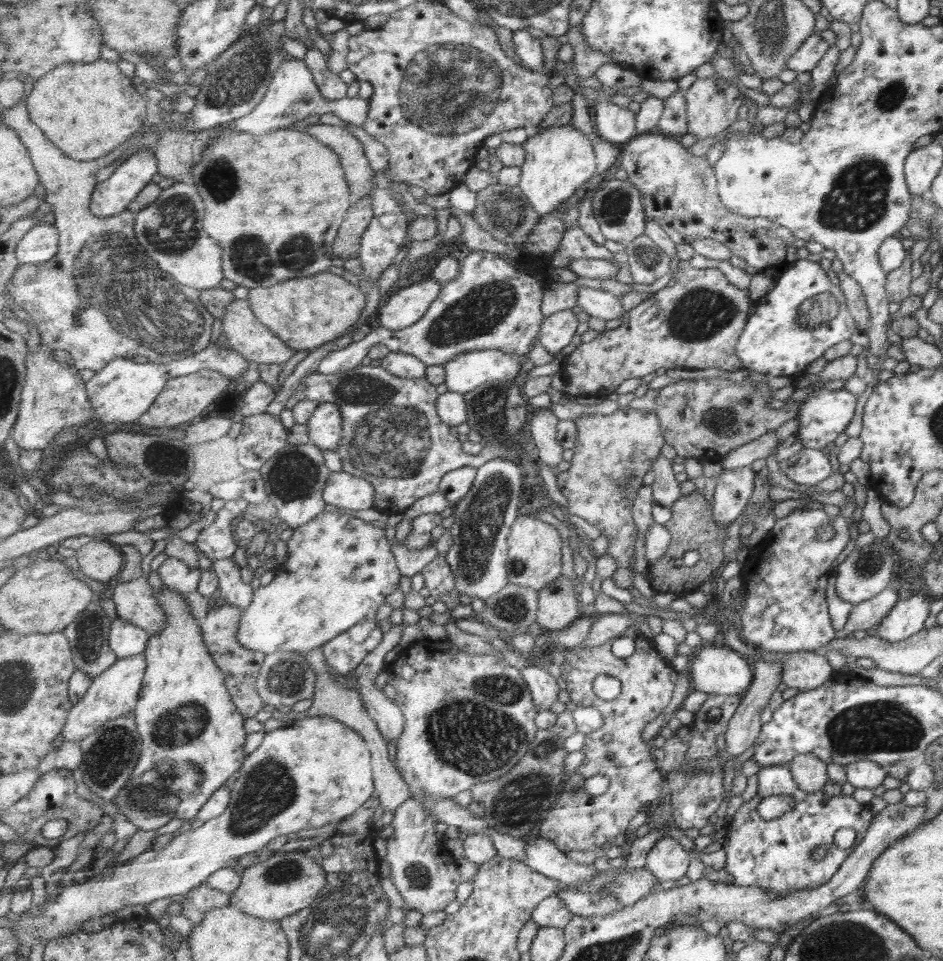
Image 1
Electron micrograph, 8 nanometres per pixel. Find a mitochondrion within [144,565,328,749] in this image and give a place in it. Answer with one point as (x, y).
(286, 677)

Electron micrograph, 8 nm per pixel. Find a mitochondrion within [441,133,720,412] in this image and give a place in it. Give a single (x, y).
(509, 207)

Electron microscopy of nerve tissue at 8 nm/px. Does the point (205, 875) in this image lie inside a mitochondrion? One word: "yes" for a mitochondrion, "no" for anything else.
no

